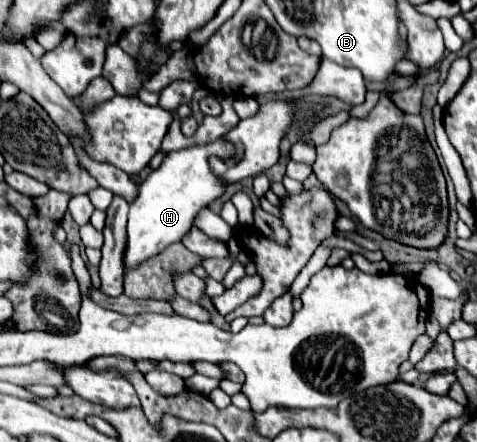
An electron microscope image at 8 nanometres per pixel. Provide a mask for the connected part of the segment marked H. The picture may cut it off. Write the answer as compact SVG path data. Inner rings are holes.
M218 138L206 146L194 146L186 150L174 150L138 188L136 200L130 204L128 214L128 238L124 250L124 274L138 268L148 258L162 252L190 230L196 214L224 194L226 184L216 178L208 168L208 156L228 158L232 156L232 146Z

